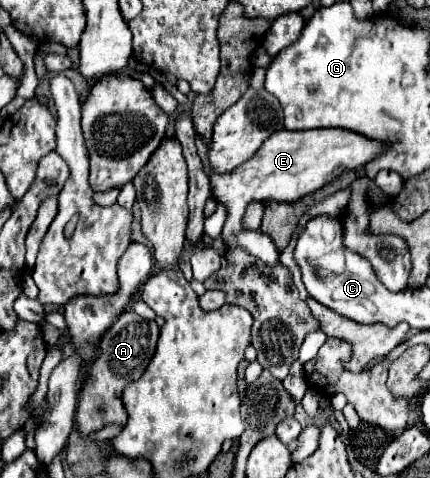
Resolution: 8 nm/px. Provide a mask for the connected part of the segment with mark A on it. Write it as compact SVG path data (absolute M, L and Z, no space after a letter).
M126 311L118 317L108 335L102 339L102 355L92 363L90 377L84 381L84 389L80 393L78 429L82 435L98 431L100 427L106 427L110 423L126 423L128 413L122 405L122 391L128 383L136 381L146 371L150 359L154 357L158 337L160 327L156 325L156 321L142 319L134 311Z

